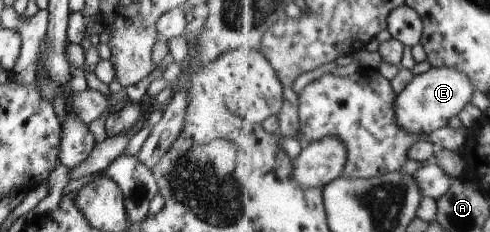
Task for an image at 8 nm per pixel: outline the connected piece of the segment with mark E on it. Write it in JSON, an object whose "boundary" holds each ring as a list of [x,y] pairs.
{"boundary":[[[430,67],[427,72],[413,76],[411,82],[398,94],[398,125],[414,135],[434,133],[449,125],[451,118],[458,116],[470,104],[474,90],[473,80],[462,71],[454,67]]]}

